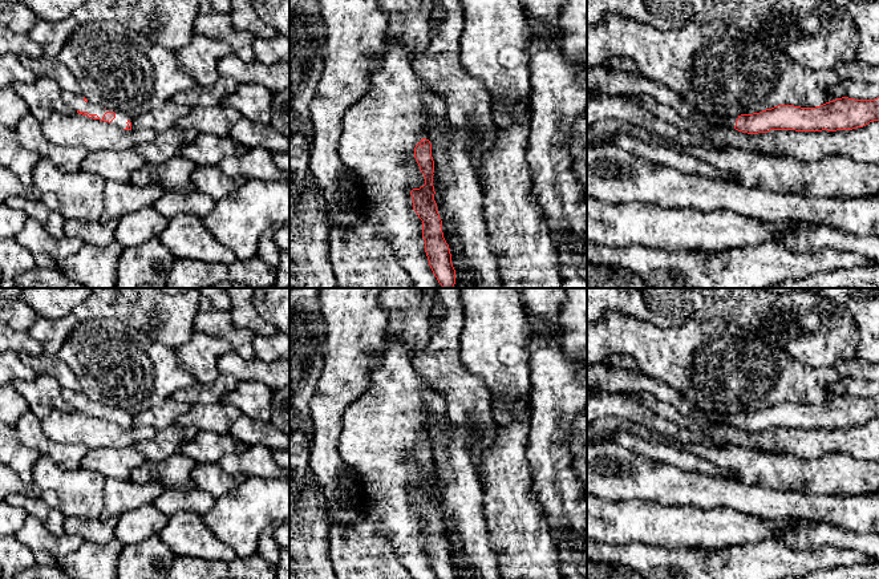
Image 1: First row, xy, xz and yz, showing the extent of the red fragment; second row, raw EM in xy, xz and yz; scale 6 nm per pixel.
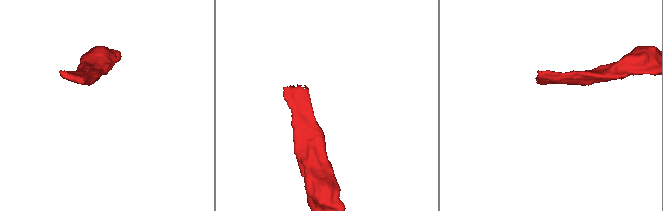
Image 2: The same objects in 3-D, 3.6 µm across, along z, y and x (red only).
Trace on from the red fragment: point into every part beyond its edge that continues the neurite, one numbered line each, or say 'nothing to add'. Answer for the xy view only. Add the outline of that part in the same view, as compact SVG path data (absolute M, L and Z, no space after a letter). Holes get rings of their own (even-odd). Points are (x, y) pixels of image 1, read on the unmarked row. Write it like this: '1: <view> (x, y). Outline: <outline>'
1: xy (76, 399). Outline: M62 388L61 396L64 397L65 401L68 401L70 404L73 410L77 410L78 408L88 409L89 412L97 412L100 414L100 417L102 417L102 414L106 409L114 409L116 416L110 421L117 422L120 426L126 426L126 424L127 424L126 420L130 418L131 424L133 424L133 416L130 416L127 410L116 408L116 406L110 406L110 405L105 406L104 404L96 402L89 398L85 400L82 392L73 392L70 389Z

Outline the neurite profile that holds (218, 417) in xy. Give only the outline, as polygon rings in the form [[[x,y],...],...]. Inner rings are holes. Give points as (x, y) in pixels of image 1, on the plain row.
[[[197,404],[182,414],[177,424],[194,425],[198,430],[211,430],[216,433],[230,433],[234,421],[242,412],[231,404]]]

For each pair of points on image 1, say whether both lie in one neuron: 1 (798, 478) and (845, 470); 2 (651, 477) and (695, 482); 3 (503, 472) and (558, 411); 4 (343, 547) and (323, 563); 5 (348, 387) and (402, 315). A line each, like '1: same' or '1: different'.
1: same
2: same
3: different
4: different
5: different

